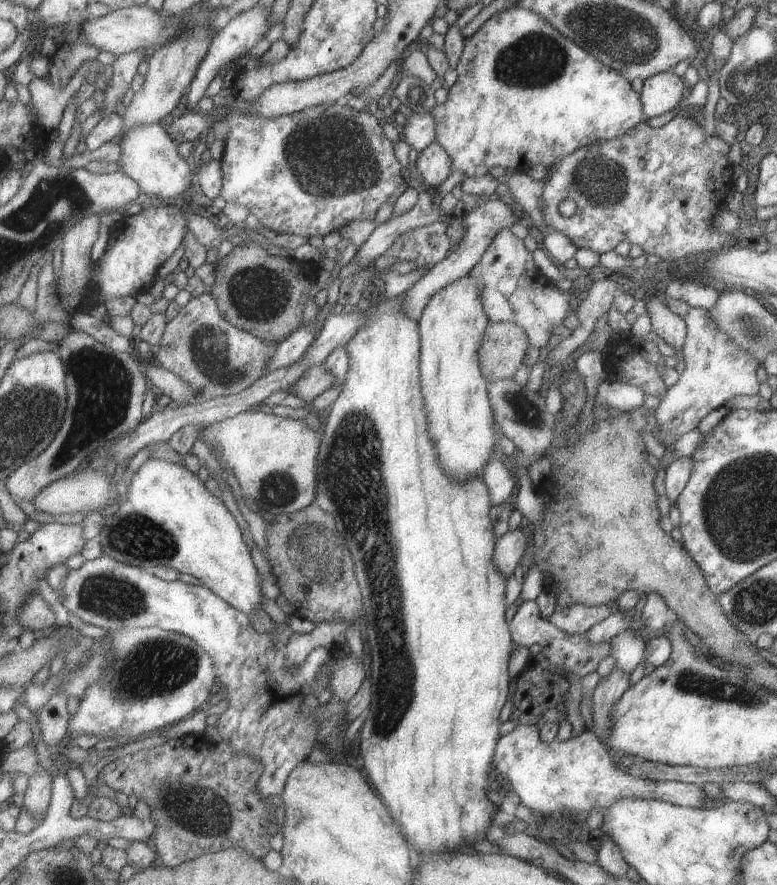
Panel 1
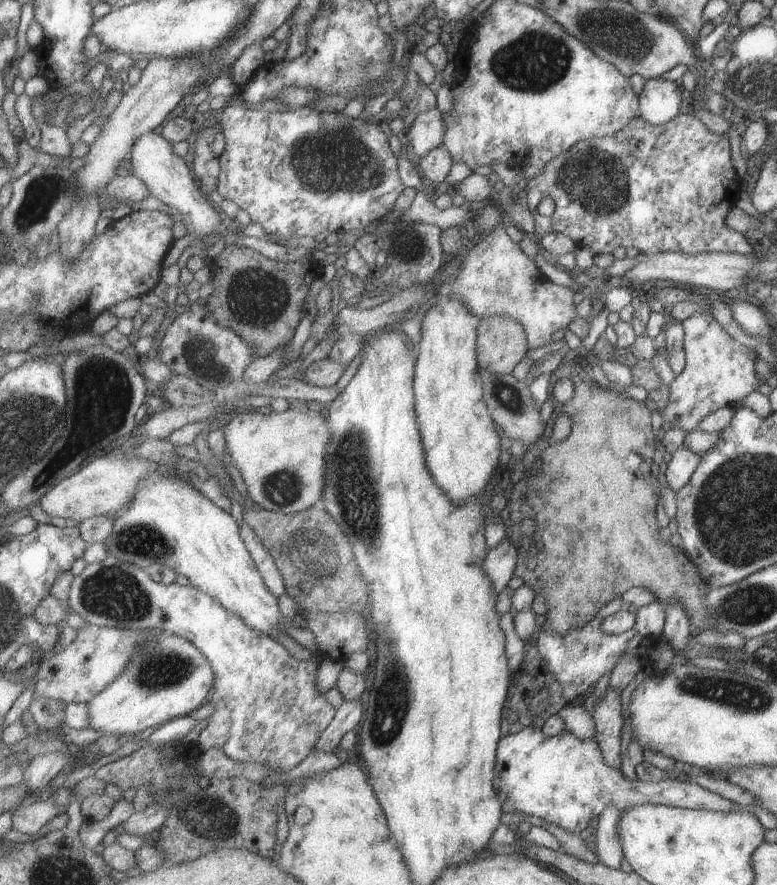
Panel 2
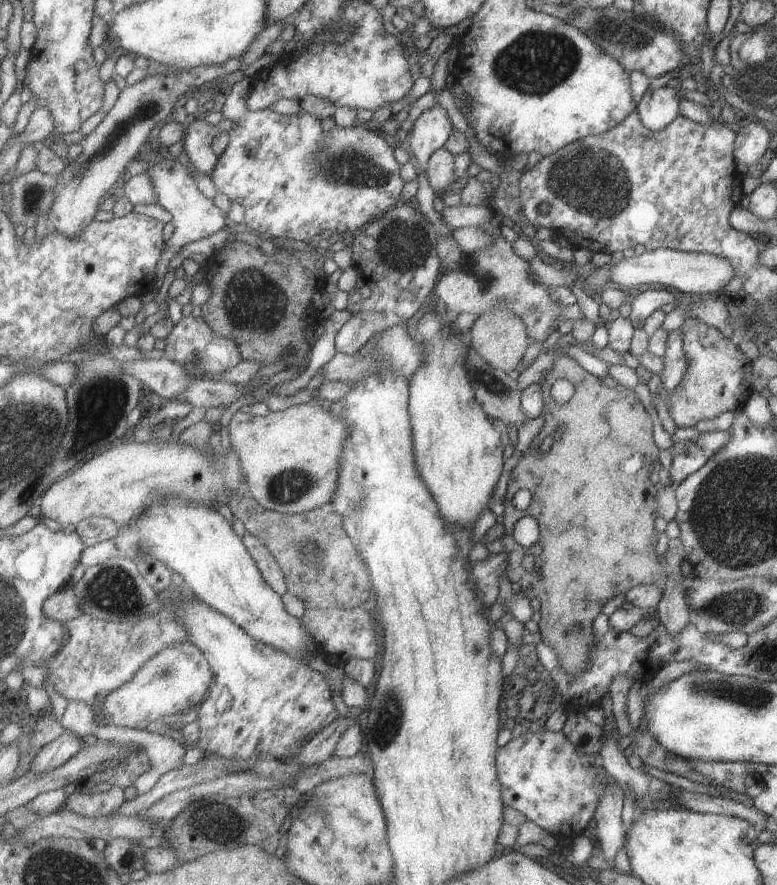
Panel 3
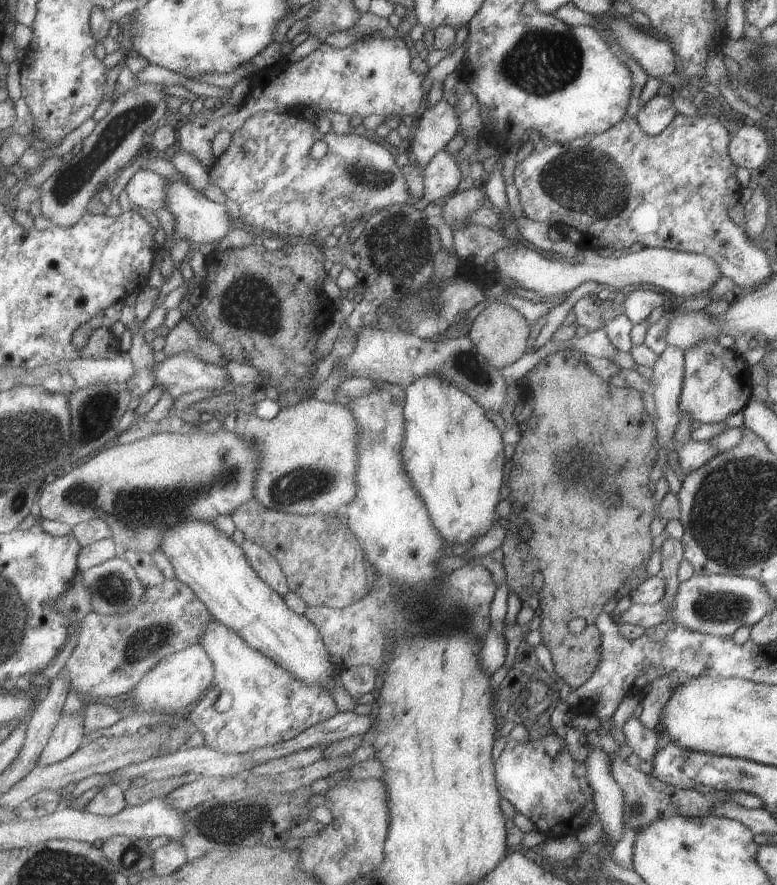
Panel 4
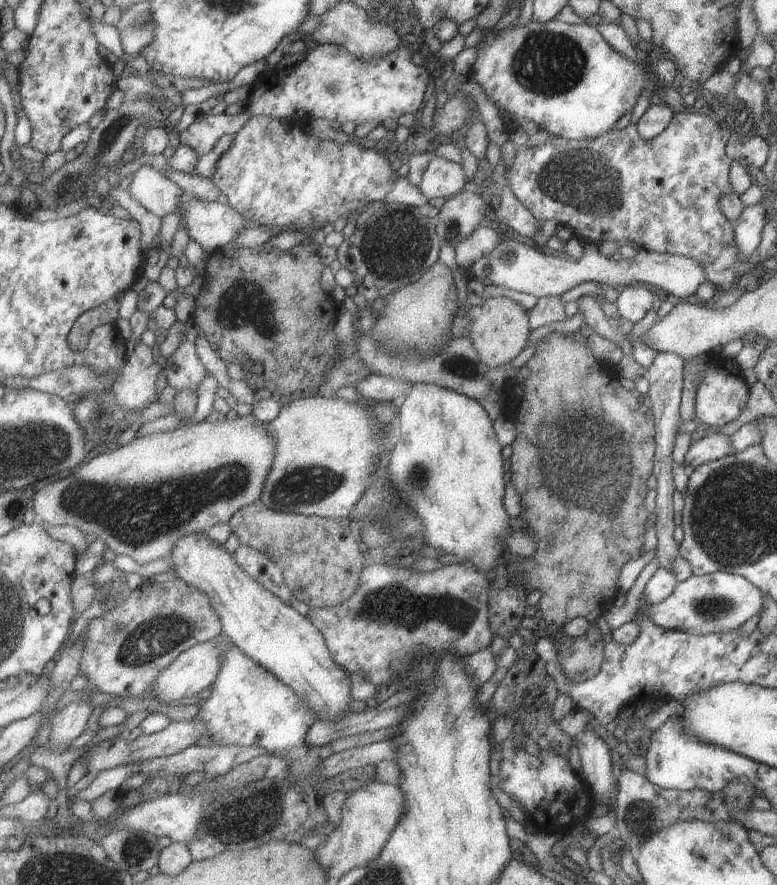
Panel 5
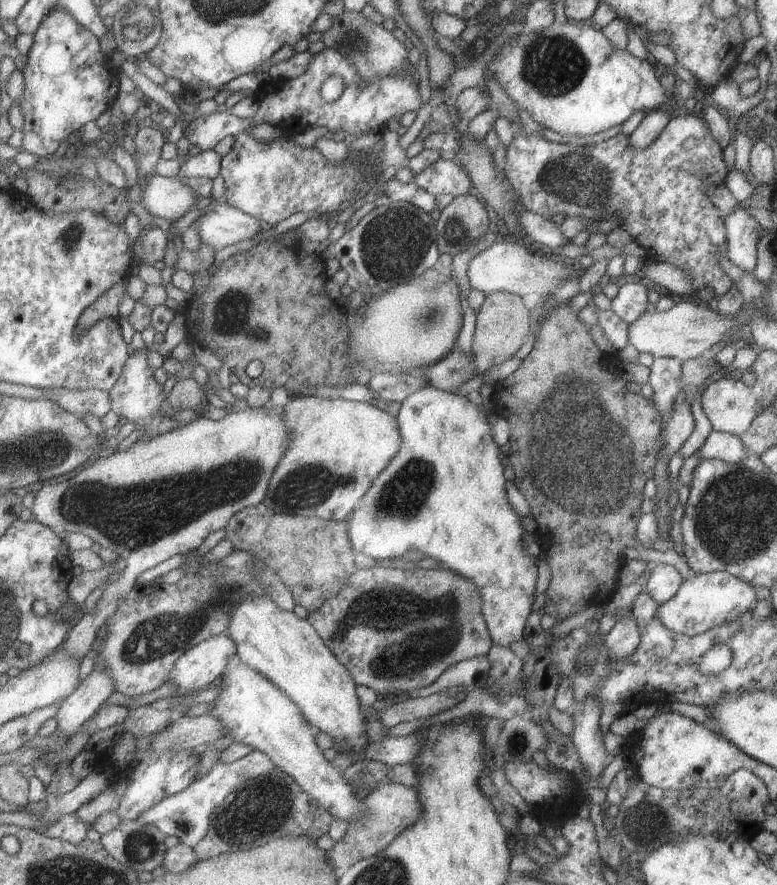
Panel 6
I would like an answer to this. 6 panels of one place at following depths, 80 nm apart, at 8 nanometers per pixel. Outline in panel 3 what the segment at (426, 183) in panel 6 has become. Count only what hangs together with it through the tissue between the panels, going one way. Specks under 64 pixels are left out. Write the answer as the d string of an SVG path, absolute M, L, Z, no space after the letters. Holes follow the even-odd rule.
M444 148L435 150L425 166L427 183L435 195L446 194L449 185L455 181L453 174L454 157Z

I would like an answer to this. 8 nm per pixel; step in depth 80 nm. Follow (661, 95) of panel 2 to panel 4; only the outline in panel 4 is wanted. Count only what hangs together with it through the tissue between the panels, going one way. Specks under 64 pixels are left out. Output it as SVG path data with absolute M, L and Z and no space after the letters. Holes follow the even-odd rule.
M655 94L651 100L639 108L636 122L643 134L655 136L673 120L676 110L673 108L671 97Z

